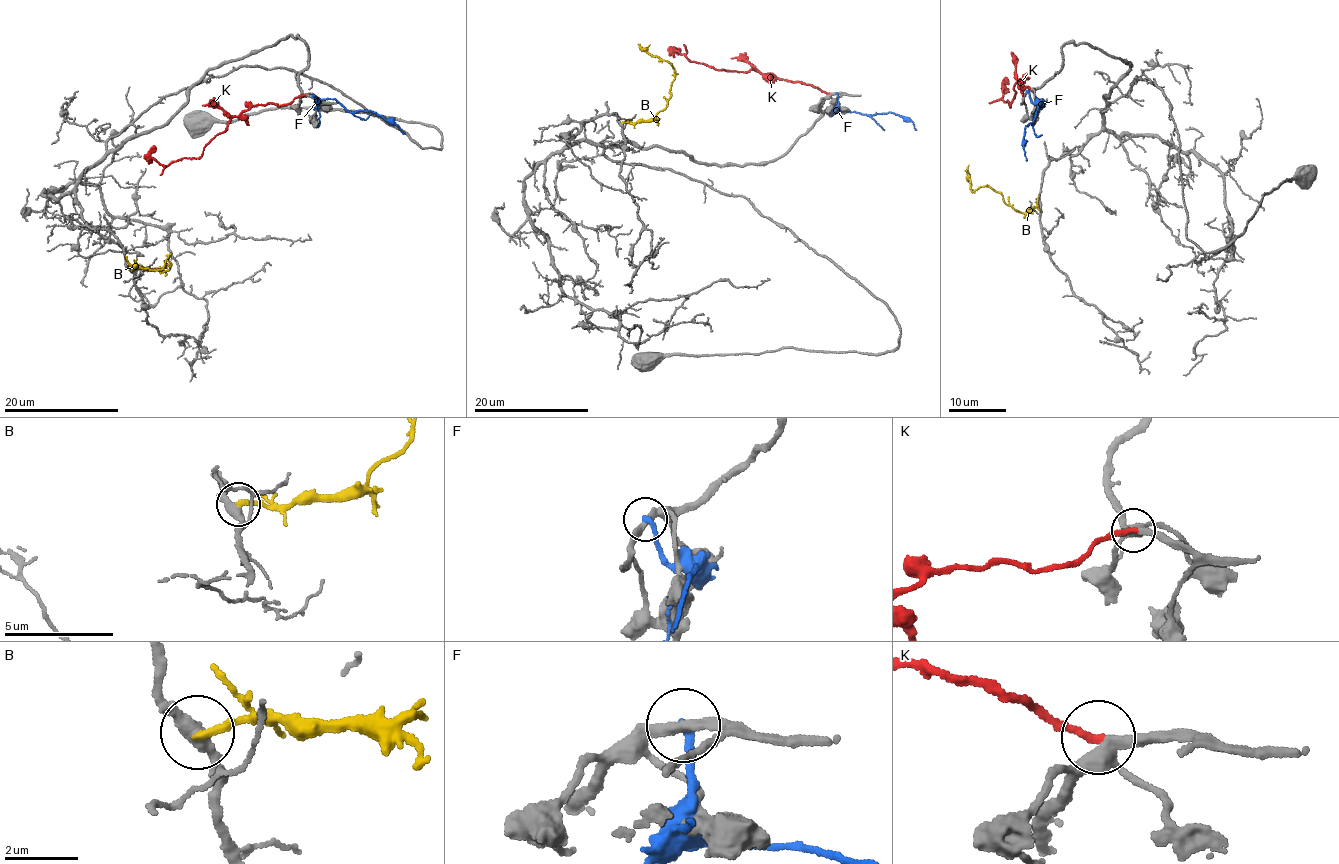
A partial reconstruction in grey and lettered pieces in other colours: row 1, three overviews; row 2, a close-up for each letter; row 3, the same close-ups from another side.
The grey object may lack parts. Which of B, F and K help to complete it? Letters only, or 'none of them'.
K

